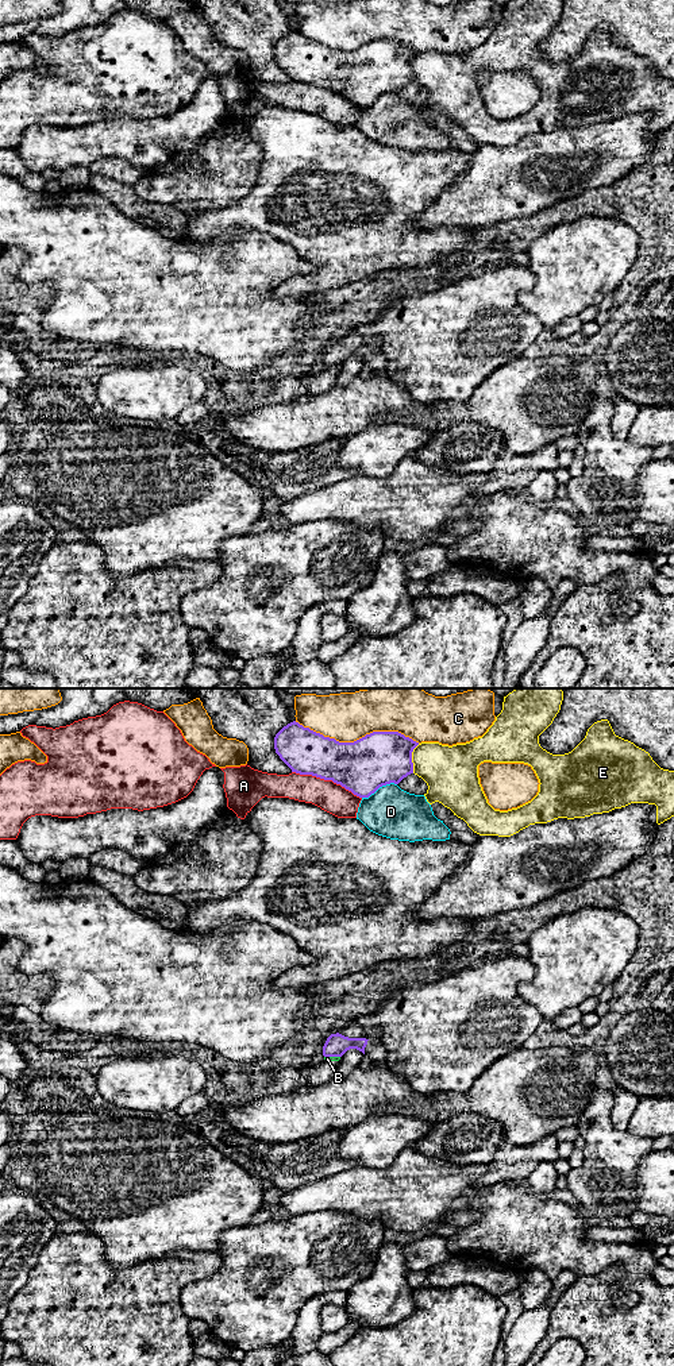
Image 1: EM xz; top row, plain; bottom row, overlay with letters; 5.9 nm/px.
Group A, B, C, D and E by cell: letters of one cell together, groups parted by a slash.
A / B / C / D / E

